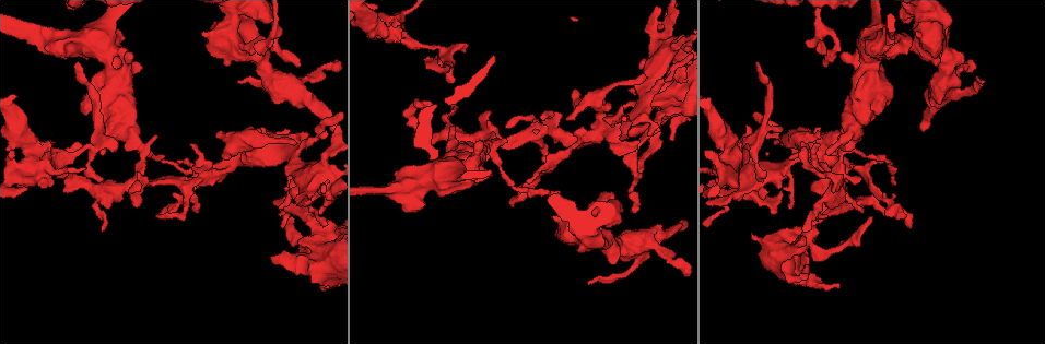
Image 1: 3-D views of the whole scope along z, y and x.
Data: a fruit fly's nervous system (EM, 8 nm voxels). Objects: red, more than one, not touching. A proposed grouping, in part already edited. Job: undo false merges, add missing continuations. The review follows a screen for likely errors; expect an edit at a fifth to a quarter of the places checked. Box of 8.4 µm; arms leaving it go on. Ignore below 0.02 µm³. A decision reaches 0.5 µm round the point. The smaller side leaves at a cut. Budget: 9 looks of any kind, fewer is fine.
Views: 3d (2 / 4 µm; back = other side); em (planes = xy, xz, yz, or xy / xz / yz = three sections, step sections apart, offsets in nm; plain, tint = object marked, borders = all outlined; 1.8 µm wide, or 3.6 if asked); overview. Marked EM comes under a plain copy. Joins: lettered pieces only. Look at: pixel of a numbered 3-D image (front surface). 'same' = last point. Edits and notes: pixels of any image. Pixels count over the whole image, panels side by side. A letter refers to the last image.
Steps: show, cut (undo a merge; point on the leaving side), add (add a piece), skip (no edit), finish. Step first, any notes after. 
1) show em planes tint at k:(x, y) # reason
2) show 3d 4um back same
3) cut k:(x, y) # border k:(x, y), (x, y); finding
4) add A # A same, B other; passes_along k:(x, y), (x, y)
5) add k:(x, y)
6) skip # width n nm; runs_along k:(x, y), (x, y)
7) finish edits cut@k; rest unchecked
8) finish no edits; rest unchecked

show 3d 4um at 1:(818, 53)

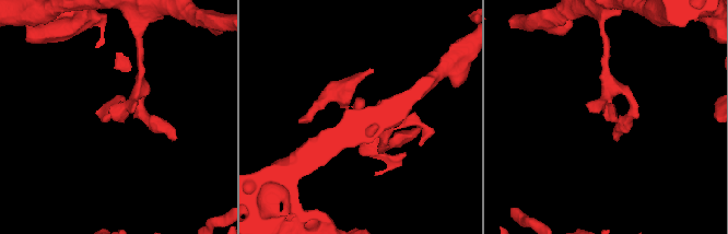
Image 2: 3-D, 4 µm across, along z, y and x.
show em yz step 8 tint at 2:(113, 119) # need the tissue

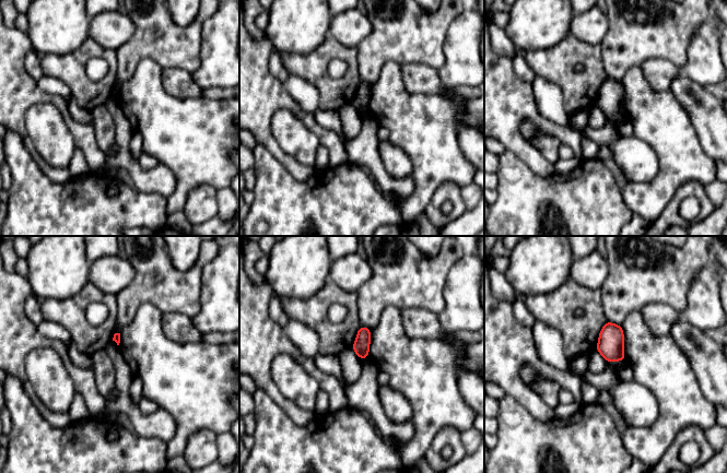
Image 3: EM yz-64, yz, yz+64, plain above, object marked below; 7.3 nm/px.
show em planes borders same

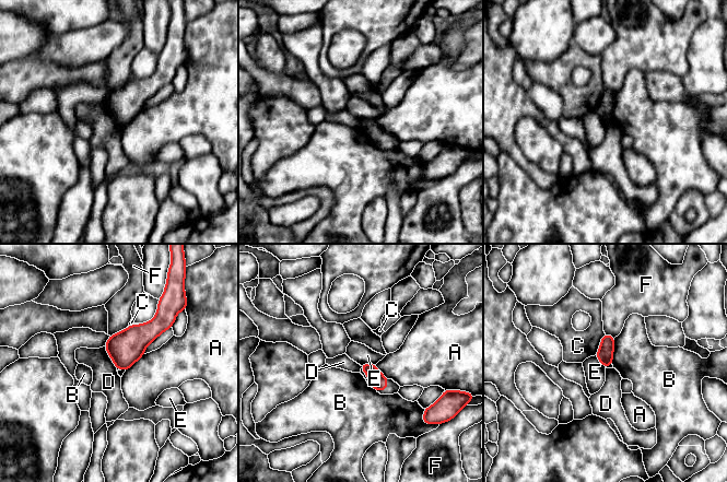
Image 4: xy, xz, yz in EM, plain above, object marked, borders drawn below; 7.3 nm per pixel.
skip # longest_contact B 190 nm; A other, B other, C other, D other, E other, F other; border 4:(104, 347), (116, 368); no lettered piece goes on from it

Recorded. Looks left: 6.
show 3d 4um at 1:(642, 170) # branch stops here

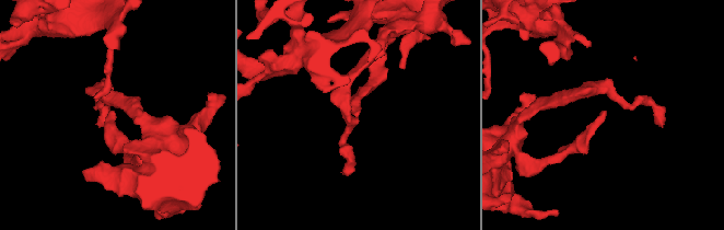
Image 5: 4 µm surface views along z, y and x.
show em planes borders at 5:(605, 112)

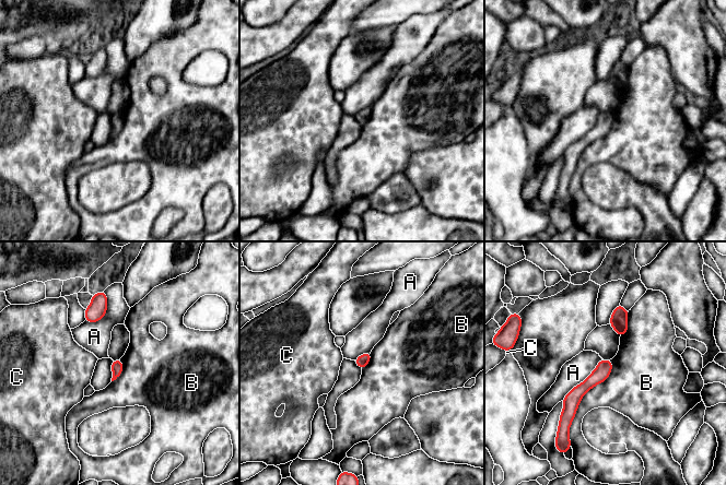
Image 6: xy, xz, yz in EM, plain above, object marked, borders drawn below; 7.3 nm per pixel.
skip # width 80 nm; longest_contact B 600 nm; A other, B other, C other; no lettered piece goes on from it

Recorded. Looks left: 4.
show em planes borders at 1:(138, 147) # abrupt turn

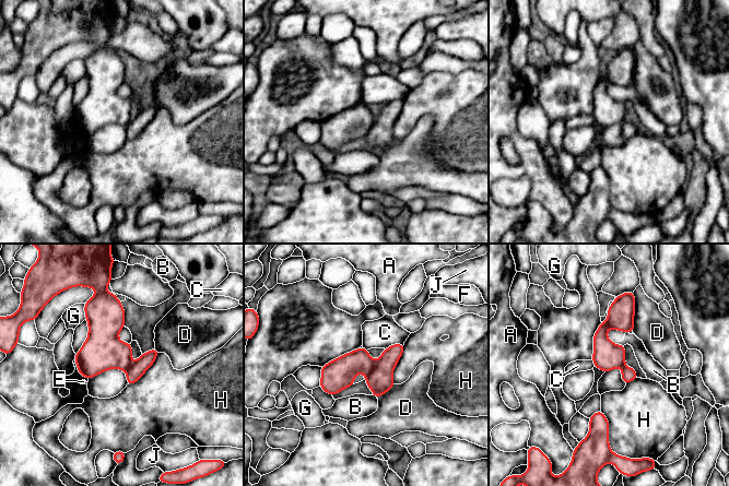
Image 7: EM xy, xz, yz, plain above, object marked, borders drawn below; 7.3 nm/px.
cut 7:(379, 380) # width 200 nm; A other, B other, C other, D other, E other, F other, G other, H other, J other; a second cell is stuck on

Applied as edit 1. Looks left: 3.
show em yz step 8 tint at 1:(46, 188) # an open end

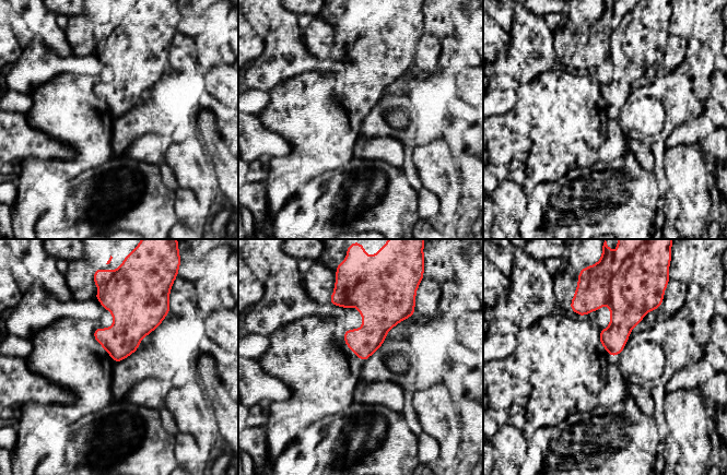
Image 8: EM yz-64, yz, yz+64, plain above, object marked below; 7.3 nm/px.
show em planes borders same

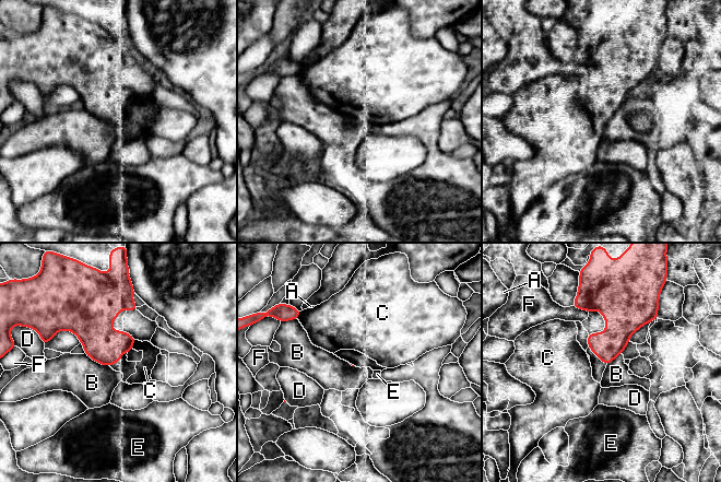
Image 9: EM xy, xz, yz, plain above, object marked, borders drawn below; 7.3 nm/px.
skip # A other, B other, C other, D other, E other, F other; border 9:(84, 353), (108, 366); none of them fits

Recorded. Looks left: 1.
finish edits cut@7; rest unchecked

